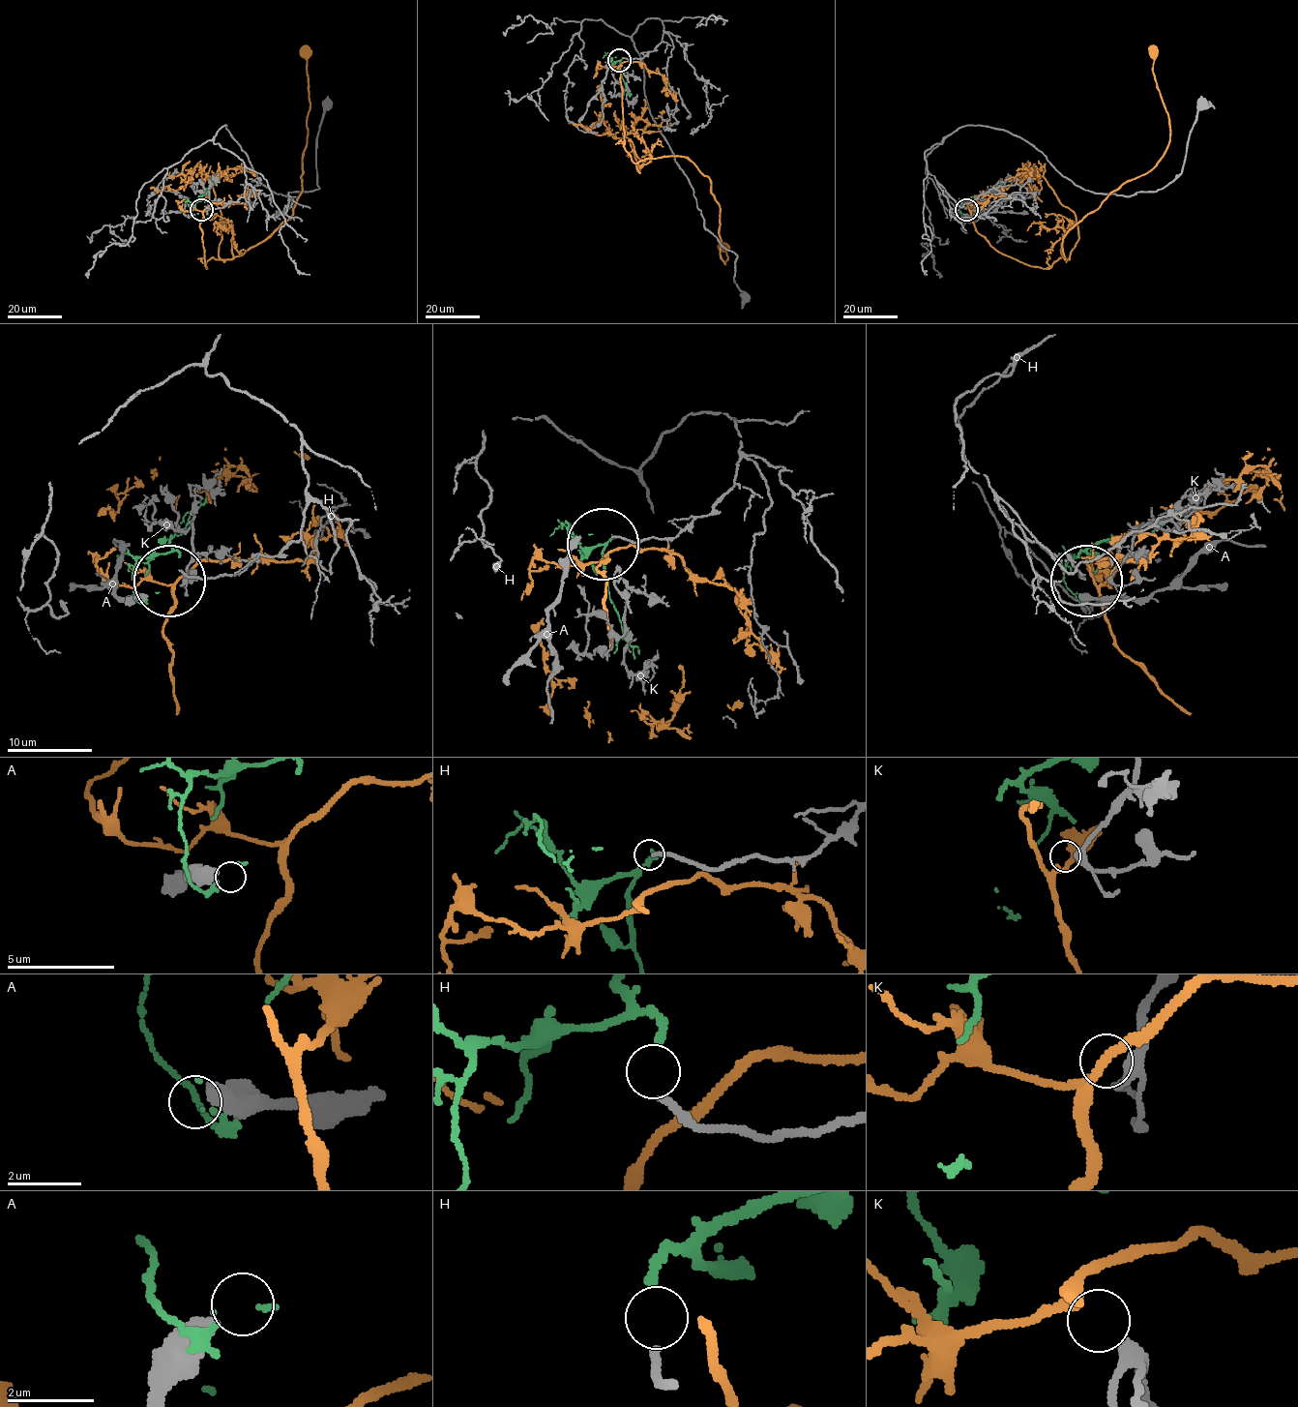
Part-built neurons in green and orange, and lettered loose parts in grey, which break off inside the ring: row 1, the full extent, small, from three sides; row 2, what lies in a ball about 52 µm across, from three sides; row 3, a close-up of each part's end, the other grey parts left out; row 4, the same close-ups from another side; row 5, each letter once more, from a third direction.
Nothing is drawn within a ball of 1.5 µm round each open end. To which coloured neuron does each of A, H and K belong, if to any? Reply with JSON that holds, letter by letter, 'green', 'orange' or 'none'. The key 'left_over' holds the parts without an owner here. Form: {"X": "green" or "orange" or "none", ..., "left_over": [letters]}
{"A": "none", "H": "green", "K": "orange", "left_over": ["A"]}

